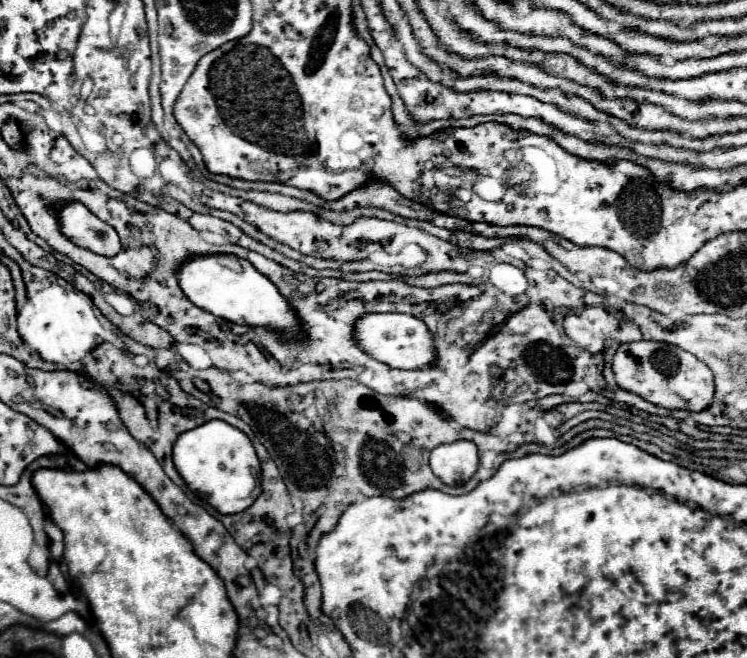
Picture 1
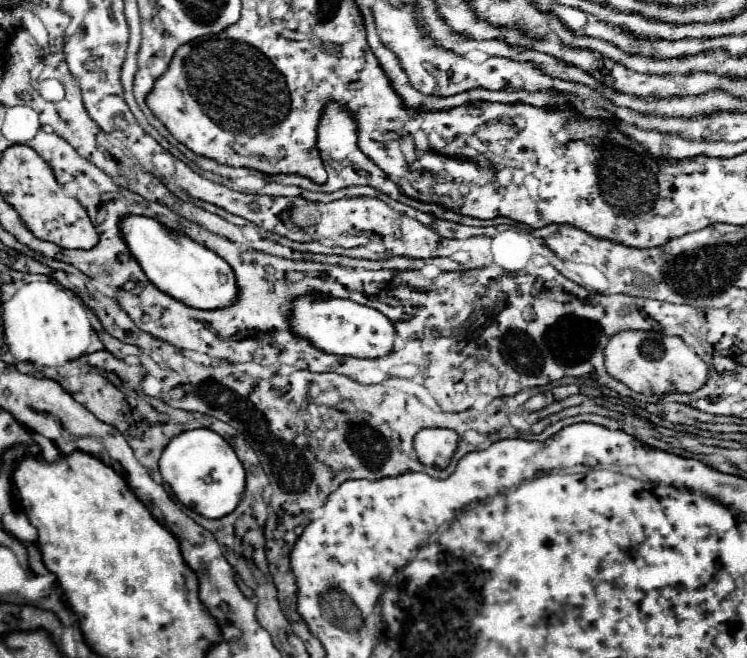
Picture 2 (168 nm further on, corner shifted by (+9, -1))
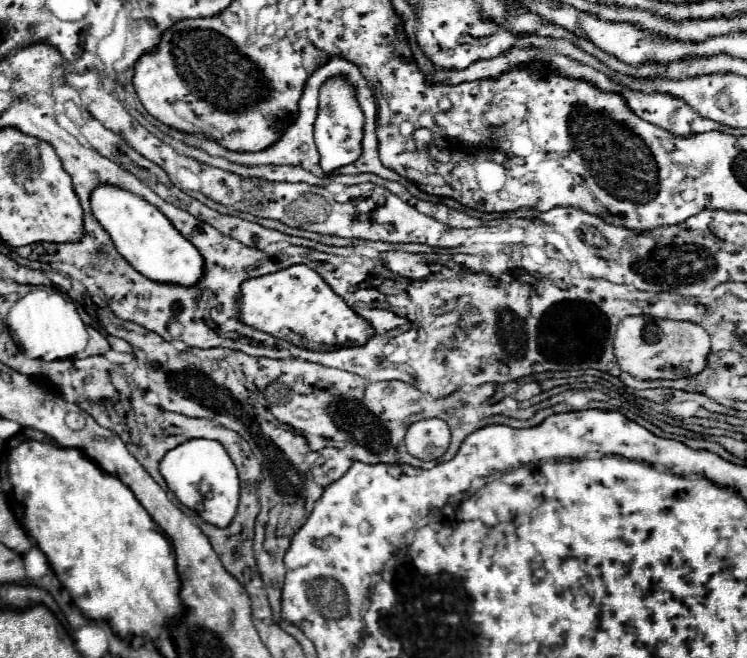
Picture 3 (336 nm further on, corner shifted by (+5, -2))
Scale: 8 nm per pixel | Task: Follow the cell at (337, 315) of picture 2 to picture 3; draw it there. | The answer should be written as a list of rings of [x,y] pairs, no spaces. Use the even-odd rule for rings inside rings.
[[[307,265],[249,279],[241,285],[241,321],[265,331],[277,339],[289,341],[311,351],[365,345],[375,331],[367,319],[361,319],[327,283]]]

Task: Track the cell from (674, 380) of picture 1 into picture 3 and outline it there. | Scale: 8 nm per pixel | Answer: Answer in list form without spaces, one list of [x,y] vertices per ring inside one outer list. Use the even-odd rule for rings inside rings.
[[[625,317],[613,342],[619,367],[637,379],[683,379],[697,375],[707,365],[709,335],[701,325],[651,317]]]

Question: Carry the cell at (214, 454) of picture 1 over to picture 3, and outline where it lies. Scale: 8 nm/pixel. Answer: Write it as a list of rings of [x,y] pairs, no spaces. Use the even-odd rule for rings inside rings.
[[[189,439],[171,449],[161,461],[161,475],[175,497],[211,525],[227,527],[239,507],[239,473],[225,447],[211,439]]]

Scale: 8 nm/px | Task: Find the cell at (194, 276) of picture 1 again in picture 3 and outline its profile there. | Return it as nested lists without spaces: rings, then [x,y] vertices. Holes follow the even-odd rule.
[[[99,185],[91,193],[91,207],[97,221],[111,235],[117,251],[147,279],[157,283],[177,283],[181,287],[195,287],[203,279],[203,255],[171,225],[171,221],[159,209],[149,205],[145,199],[113,185]]]

